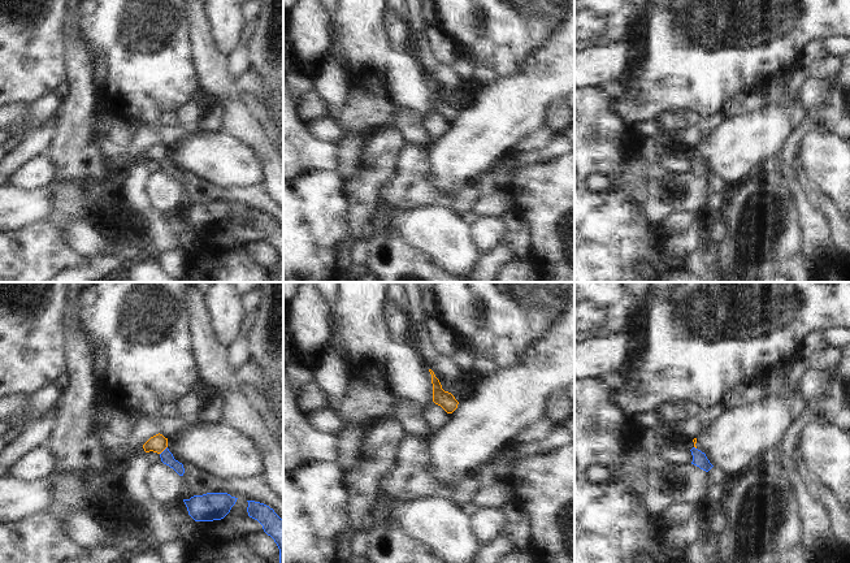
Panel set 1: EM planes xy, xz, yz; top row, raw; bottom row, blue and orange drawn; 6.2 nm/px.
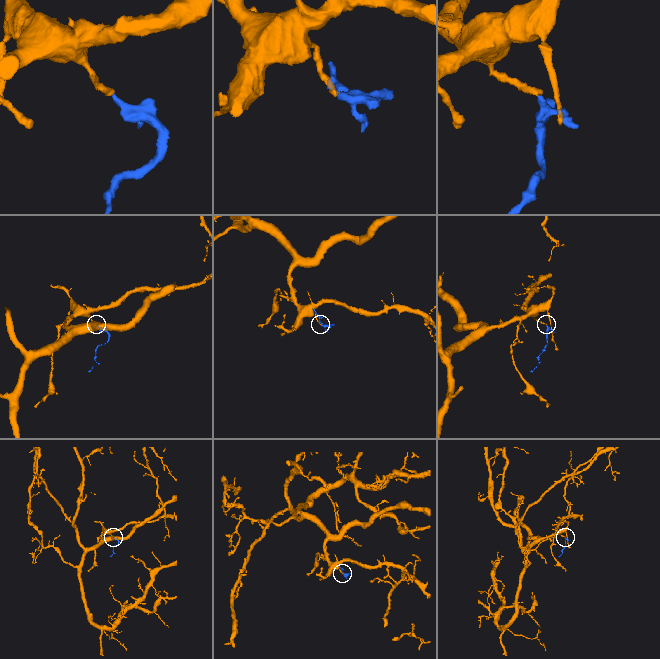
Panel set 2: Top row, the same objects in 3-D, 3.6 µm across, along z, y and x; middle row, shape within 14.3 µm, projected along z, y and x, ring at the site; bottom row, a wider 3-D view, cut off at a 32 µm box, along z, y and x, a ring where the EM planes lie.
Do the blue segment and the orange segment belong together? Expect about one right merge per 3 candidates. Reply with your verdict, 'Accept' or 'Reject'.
Accept.

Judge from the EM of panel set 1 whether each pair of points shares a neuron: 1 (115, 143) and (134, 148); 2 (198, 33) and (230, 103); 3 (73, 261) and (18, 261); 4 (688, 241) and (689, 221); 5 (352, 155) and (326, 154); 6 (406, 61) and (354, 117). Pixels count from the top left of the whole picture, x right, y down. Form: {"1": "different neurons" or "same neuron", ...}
{"1": "different neurons", "2": "same neuron", "3": "same neuron", "4": "different neurons", "5": "different neurons", "6": "different neurons"}

